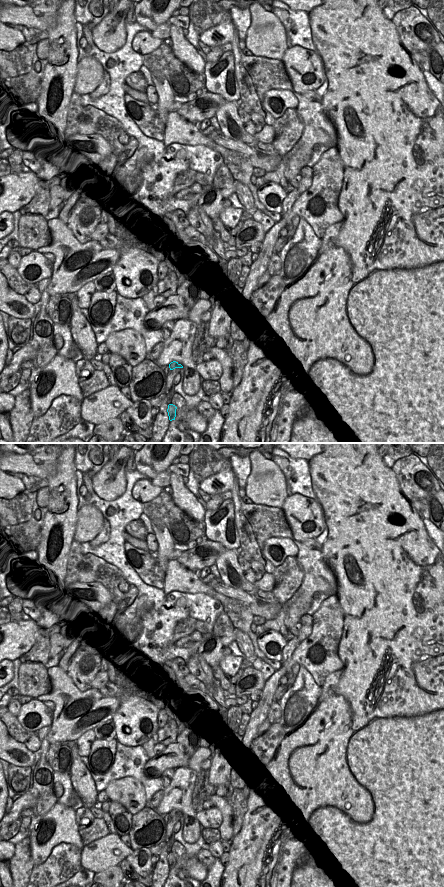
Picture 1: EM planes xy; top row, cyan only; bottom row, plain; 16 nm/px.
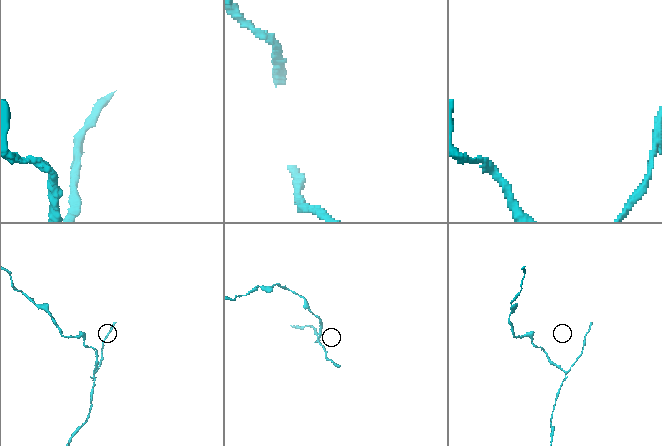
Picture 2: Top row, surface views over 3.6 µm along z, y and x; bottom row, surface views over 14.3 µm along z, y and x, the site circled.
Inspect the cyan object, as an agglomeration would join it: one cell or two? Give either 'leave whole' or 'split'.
split

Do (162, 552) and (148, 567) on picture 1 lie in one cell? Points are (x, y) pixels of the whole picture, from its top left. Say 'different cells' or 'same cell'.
different cells

